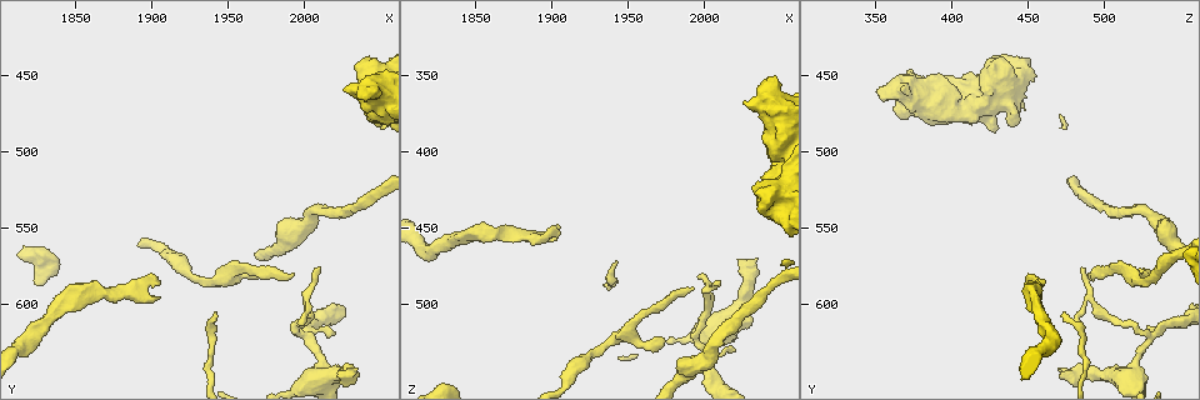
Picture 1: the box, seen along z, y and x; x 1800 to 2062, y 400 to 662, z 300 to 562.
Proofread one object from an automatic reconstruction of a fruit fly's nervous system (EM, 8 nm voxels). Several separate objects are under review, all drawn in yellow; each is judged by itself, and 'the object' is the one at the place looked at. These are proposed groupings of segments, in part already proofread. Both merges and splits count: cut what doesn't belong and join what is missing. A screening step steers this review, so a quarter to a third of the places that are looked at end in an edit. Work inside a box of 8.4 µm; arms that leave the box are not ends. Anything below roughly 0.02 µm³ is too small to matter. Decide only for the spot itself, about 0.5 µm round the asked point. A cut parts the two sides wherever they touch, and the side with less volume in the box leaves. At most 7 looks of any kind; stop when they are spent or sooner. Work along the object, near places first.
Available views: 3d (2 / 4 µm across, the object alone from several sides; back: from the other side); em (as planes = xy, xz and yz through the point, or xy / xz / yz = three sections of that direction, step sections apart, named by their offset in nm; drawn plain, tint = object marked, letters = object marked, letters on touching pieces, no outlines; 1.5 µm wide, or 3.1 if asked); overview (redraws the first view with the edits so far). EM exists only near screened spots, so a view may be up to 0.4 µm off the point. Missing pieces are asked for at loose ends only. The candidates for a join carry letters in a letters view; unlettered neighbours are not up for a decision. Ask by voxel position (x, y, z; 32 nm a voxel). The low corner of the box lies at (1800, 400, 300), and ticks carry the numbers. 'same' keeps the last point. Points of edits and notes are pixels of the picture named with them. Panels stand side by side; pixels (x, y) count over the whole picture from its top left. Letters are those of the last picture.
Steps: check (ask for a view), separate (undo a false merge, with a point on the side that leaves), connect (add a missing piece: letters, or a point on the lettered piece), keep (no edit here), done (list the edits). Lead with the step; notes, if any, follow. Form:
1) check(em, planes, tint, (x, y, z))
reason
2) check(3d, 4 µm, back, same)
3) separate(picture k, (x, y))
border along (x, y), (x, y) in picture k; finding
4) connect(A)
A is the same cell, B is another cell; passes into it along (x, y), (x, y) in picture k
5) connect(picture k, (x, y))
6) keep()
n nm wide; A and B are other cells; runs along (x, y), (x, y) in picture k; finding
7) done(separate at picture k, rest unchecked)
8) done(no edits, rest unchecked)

check(em, planes, tint, (2010, 576, 486))
branch stops here

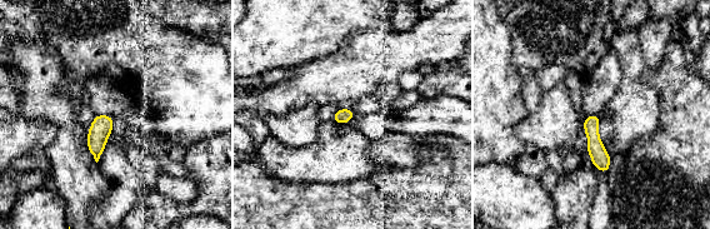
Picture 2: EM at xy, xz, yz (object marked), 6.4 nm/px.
check(em, planes, letters, same)
what lies round it

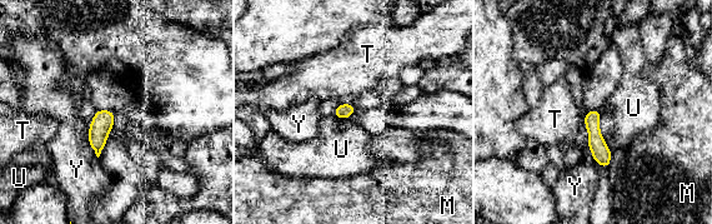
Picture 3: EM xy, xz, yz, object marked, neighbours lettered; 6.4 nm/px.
keep()
100 nm wide; M, T, U and Y are other cells; runs along (592, 113), (595, 140), (606, 163) in picture 3; none of them fits

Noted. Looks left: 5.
check(3d, 4 µm, (2036, 642, 470))
an open end

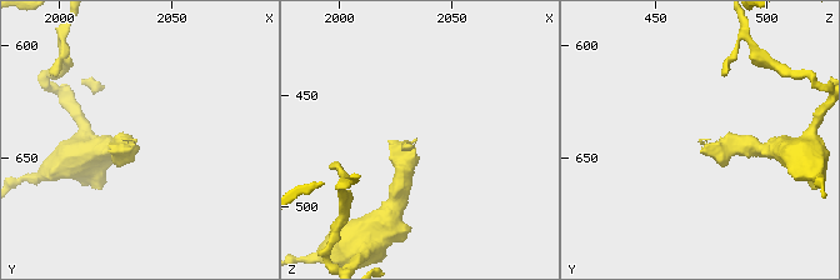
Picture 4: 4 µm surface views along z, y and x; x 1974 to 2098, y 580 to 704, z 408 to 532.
check(em, xz, step 8, plain, (2035, 642, 471))

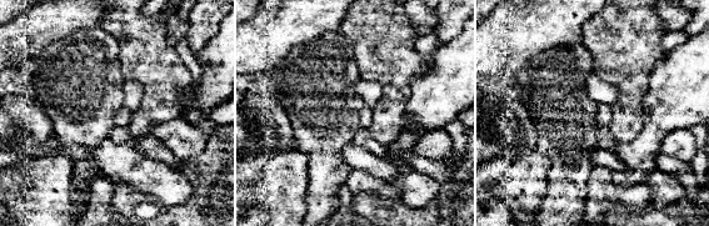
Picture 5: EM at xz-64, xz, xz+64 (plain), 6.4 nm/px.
check(em, xz, step 8, letters, same)
what lies round it

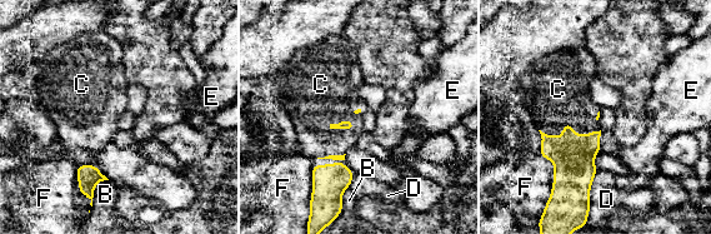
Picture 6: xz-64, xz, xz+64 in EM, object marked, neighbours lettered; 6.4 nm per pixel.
connect(picture 6, (557, 89))
C is the same cell, B, D, E and F are other cells; passes into it along (572, 154), (569, 124), (557, 89) in picture 6; the cell continues

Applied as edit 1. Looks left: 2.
done(connect at picture 6, rest unchecked)

